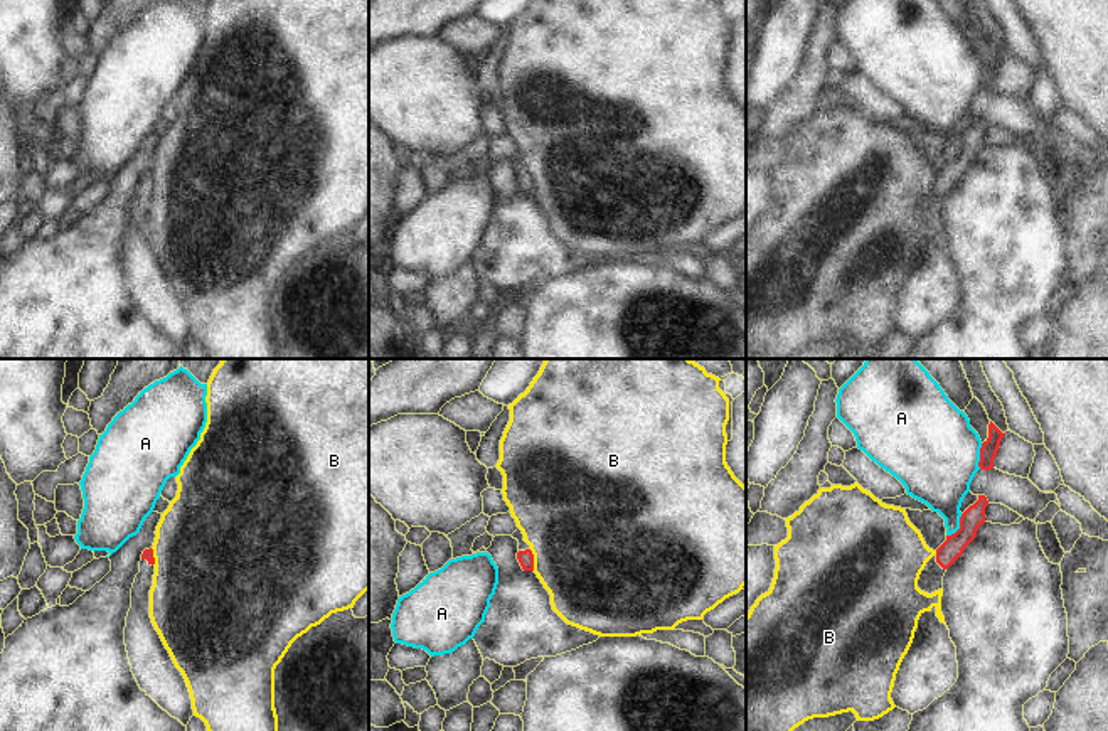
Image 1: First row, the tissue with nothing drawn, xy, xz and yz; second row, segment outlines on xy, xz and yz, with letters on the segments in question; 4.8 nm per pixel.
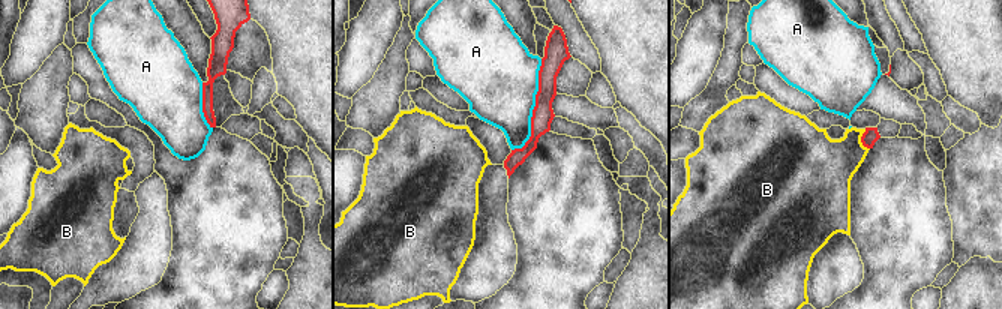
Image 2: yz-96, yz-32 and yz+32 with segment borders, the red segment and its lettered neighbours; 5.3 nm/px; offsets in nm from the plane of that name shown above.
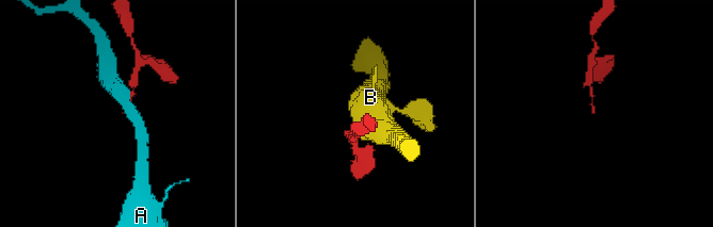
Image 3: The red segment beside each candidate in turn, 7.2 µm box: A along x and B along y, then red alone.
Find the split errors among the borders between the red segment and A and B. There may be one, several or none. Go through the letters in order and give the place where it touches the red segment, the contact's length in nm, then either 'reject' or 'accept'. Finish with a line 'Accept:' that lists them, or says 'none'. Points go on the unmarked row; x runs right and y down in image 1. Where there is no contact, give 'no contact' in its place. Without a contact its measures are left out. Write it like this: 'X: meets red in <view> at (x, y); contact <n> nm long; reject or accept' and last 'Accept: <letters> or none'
A: meets red in yz at (960, 150); contact 130 nm long; reject
B: meets red in xz at (532, 182); contact 110 nm long; reject
Accept: none

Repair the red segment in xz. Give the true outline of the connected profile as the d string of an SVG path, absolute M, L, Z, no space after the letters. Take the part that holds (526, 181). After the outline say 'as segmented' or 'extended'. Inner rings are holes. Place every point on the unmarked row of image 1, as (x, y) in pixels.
M517 152L512 157L514 162L519 163L519 175L517 175L517 182L522 189L524 194L534 194L534 177L530 173L530 168L524 163L524 157L520 152Z; extended

